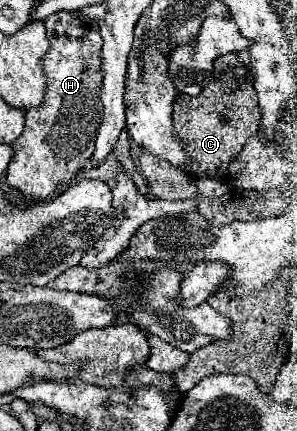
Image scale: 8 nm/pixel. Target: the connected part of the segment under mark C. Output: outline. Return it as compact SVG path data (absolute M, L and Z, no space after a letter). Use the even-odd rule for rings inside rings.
M236 53L224 55L216 59L214 69L224 69L224 73L218 73L216 81L204 87L204 91L198 97L184 97L178 95L174 101L174 133L180 141L184 141L190 165L186 163L182 169L186 175L200 179L200 177L218 177L218 179L230 179L228 165L238 157L238 153L244 149L246 141L256 135L256 123L260 121L260 111L257 106L256 91L250 83L238 85L238 79L244 79L244 63ZM228 91L234 91L230 95Z

